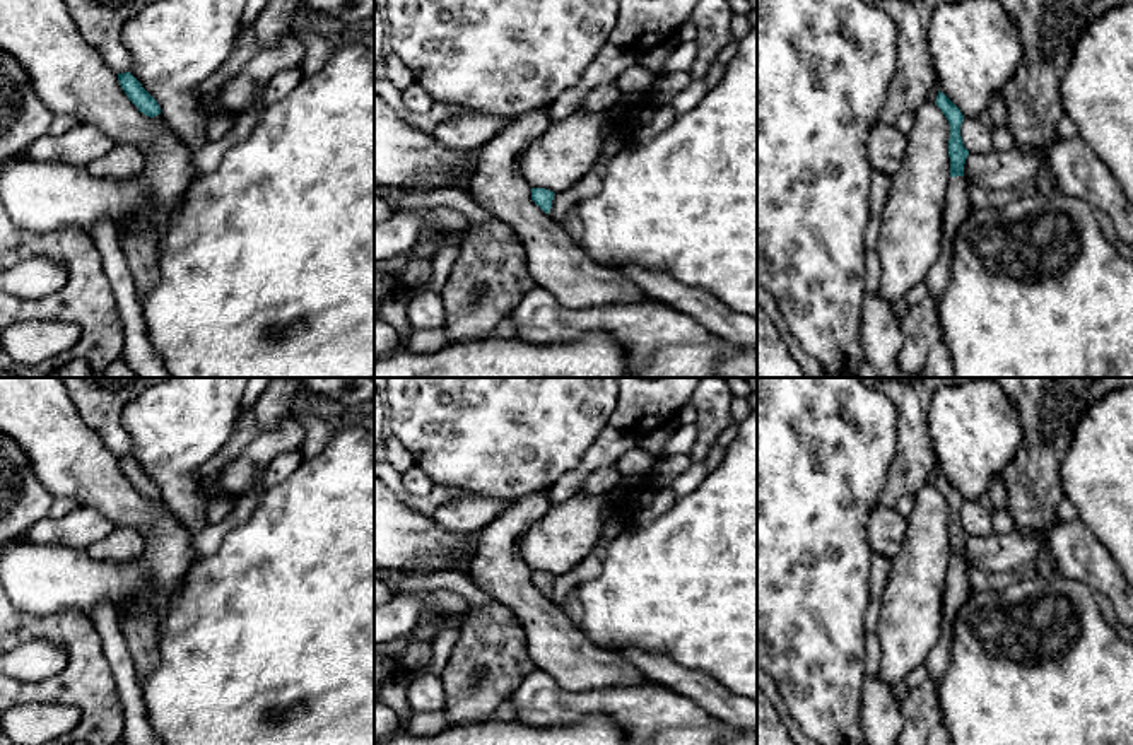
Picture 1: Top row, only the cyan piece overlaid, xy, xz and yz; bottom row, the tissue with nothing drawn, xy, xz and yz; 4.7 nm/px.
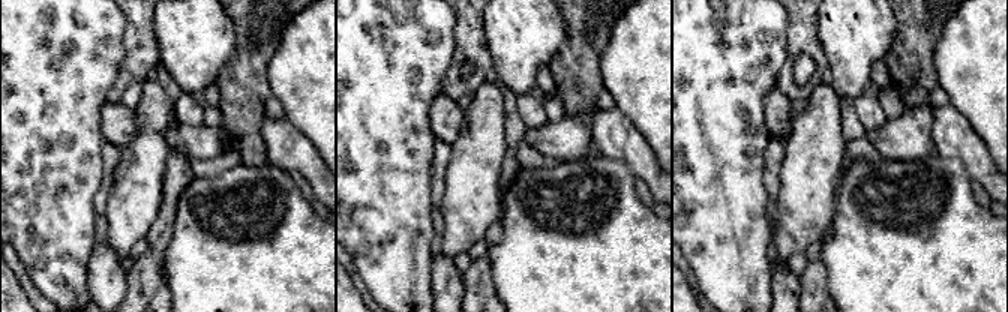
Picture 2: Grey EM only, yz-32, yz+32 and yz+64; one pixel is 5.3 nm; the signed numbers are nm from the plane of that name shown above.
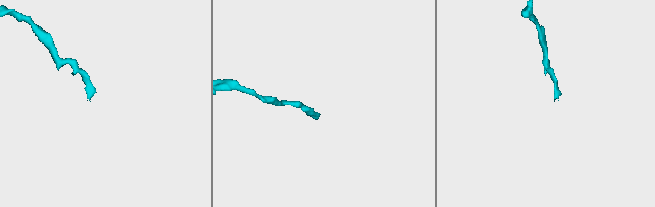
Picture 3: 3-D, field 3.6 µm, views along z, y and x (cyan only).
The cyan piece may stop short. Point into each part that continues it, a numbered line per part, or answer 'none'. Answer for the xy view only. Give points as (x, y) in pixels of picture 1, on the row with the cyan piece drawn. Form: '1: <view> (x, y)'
none

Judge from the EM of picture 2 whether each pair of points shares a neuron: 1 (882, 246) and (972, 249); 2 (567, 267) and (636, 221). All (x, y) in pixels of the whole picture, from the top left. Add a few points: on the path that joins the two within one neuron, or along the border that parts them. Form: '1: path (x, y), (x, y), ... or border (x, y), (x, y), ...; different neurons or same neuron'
1: path (905, 246), (911, 249), (950, 249); same neuron
2: path (584, 267), (590, 267), (620, 237); same neuron

